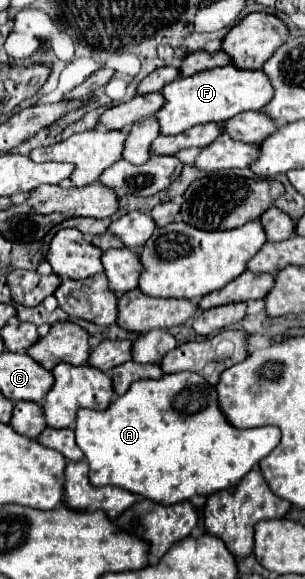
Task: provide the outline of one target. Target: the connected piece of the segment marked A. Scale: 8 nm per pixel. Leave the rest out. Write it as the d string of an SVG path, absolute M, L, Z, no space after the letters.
M172 373L162 379L134 381L130 389L116 397L108 409L80 409L76 413L76 445L84 451L90 465L90 483L94 487L116 485L162 505L188 501L194 495L212 495L238 485L240 479L280 443L278 427L232 429L216 405L216 389L198 373Z

